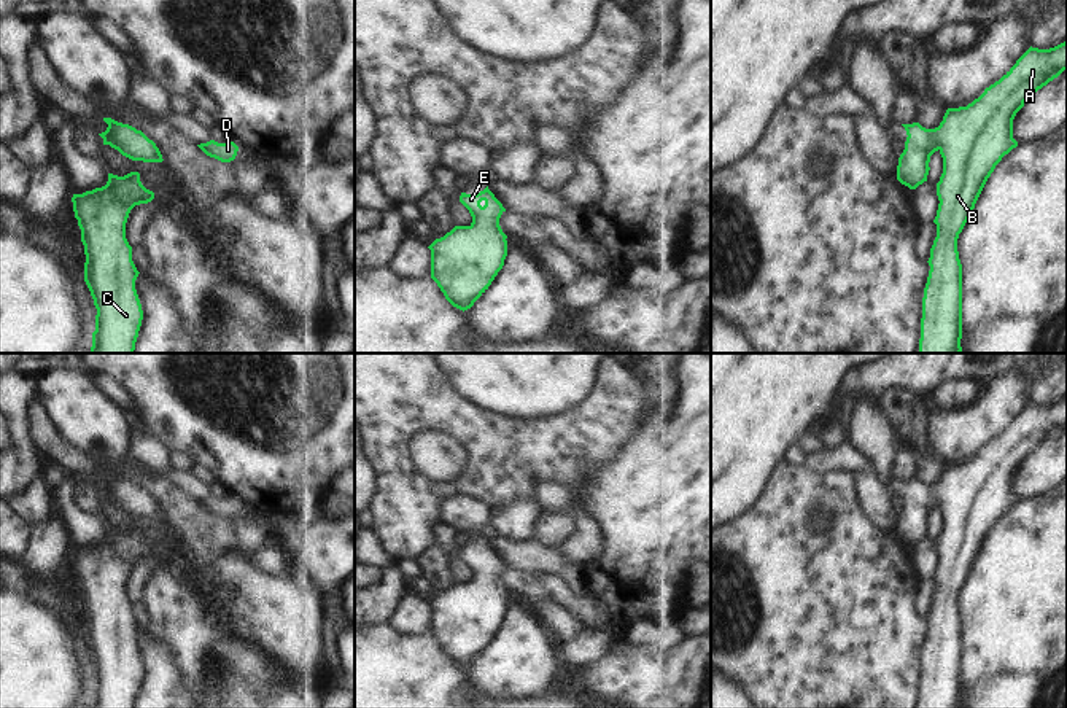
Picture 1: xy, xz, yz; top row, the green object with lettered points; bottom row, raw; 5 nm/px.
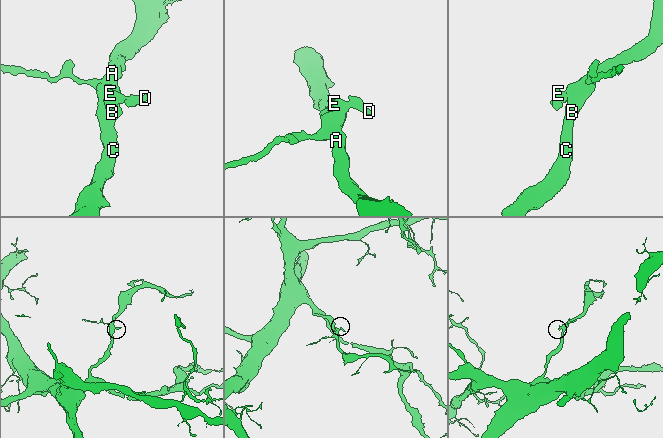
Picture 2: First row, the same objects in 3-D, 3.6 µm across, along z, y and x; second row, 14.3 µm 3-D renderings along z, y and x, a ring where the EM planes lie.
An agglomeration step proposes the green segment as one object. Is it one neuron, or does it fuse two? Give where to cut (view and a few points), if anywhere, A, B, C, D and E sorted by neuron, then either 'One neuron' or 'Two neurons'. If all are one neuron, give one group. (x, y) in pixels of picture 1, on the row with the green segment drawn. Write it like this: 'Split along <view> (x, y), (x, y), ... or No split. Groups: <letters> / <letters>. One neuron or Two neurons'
No split. Groups: A B C D E. One neuron

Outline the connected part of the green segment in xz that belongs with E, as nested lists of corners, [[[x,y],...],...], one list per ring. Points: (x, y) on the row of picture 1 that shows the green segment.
[[[488,186],[477,194],[461,193],[460,202],[469,210],[472,223],[455,226],[428,248],[431,278],[445,299],[464,312],[488,290],[502,269],[507,235],[499,226],[506,208]]]

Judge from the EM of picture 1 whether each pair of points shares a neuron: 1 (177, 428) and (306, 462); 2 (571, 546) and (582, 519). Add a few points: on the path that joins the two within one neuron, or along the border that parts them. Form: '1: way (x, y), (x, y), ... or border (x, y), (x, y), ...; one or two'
1: way (209, 428), (264, 454), (274, 454); one
2: way (578, 540), (582, 535), (582, 525); one

